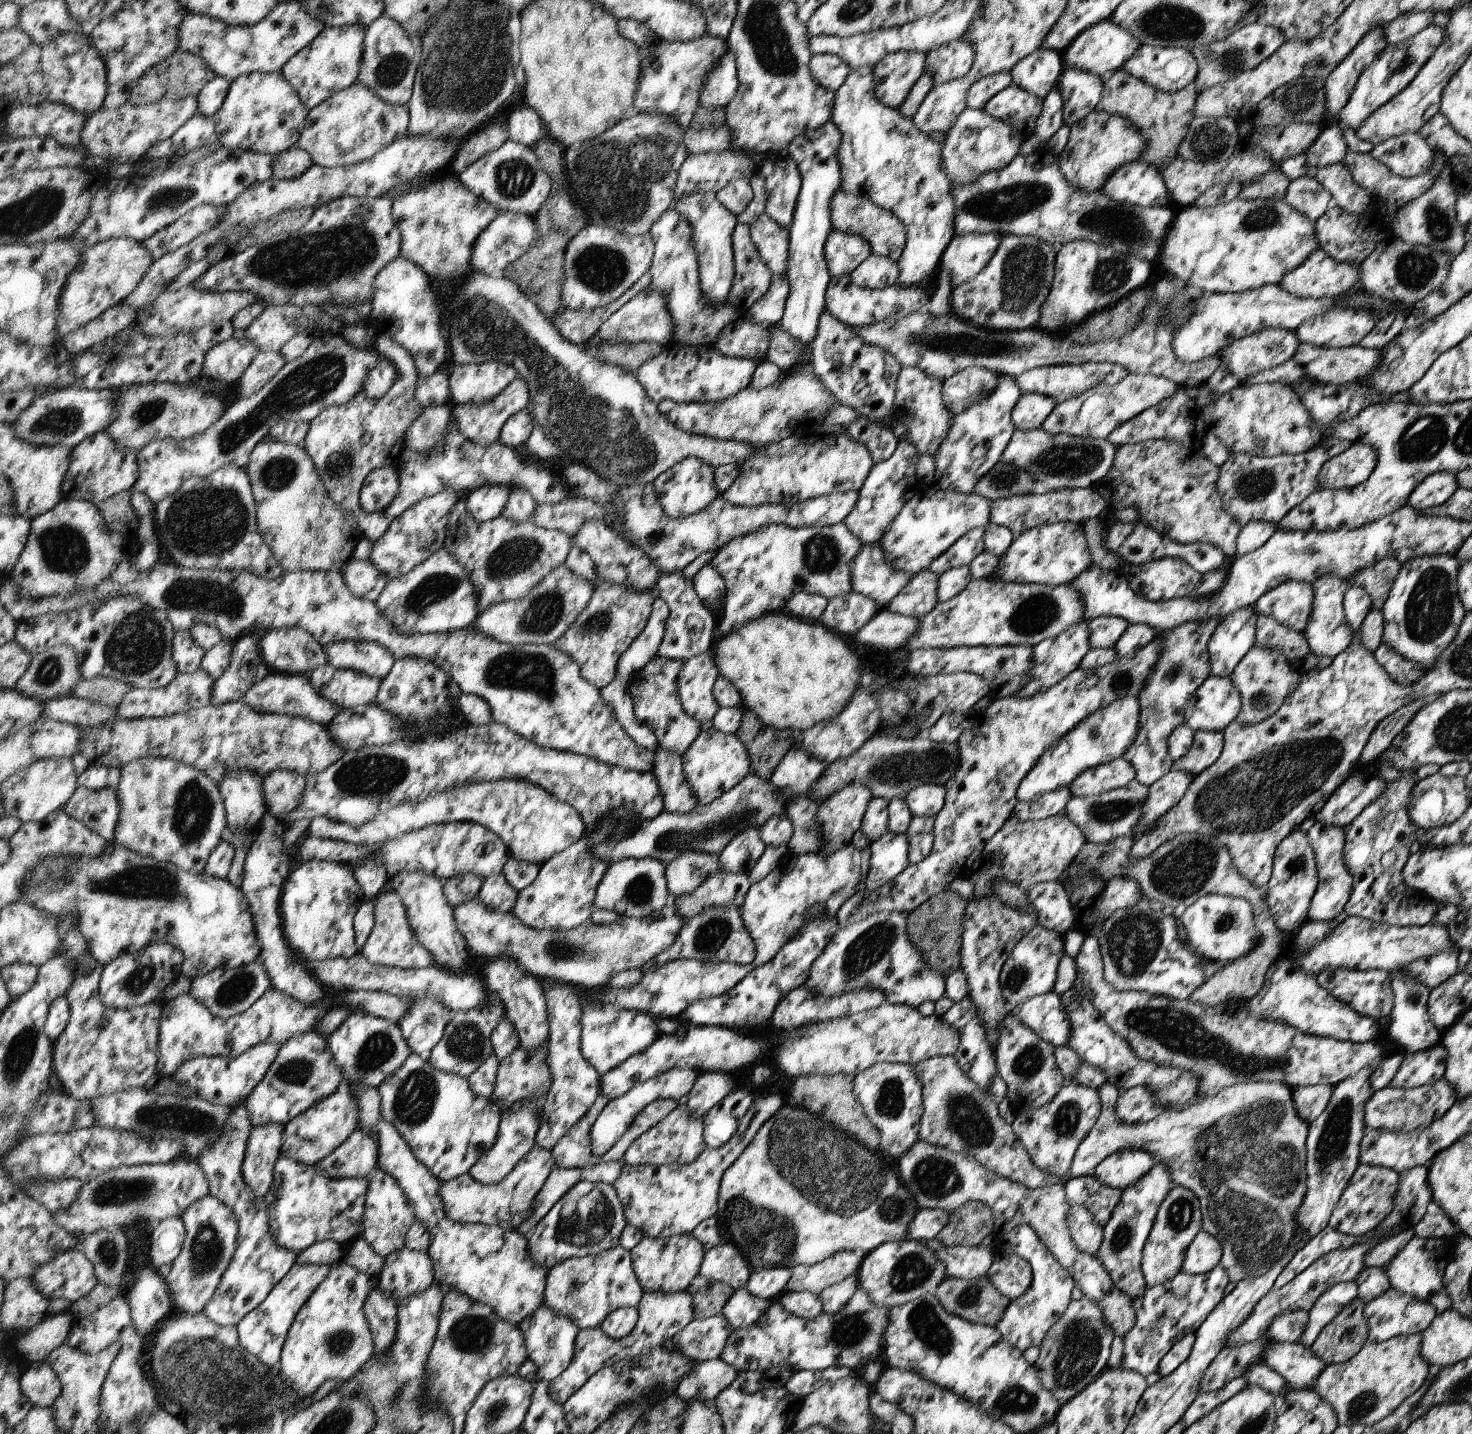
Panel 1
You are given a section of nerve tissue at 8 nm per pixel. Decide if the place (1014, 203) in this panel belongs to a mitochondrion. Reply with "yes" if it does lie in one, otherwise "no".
yes

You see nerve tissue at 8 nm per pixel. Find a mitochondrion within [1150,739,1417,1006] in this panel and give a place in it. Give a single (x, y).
(1378, 821)

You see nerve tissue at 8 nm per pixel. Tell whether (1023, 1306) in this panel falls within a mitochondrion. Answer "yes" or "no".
no

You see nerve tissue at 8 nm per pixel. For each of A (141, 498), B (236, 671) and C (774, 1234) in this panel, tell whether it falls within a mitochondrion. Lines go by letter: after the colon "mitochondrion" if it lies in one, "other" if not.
A: other
B: other
C: mitochondrion

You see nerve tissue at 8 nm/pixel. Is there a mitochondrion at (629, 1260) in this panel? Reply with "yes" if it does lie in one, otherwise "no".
no

